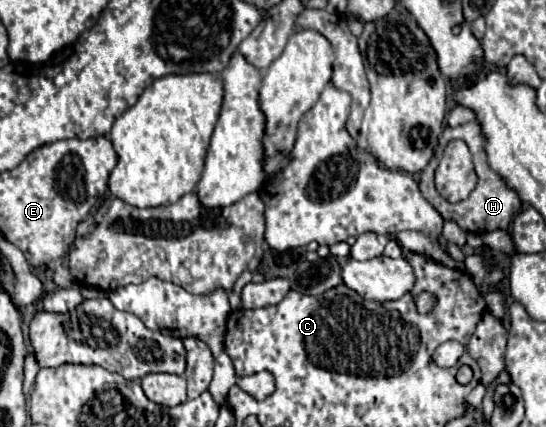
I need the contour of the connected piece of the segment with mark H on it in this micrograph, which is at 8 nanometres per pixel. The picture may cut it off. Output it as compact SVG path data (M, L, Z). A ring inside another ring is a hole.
M468 122L468 124L462 124L462 126L458 126L458 128L450 128L450 126L444 128L434 158L430 160L430 164L428 164L428 166L422 170L422 174L420 174L420 192L422 192L422 196L442 214L444 220L454 220L464 232L484 234L484 232L498 230L498 228L504 228L504 230L506 230L506 228L510 226L512 218L522 210L522 202L520 202L518 194L516 194L514 190L510 190L510 188L502 182L502 178L500 178L496 172L492 172L490 166L488 166L488 162L486 162L486 152L484 152L484 136L482 136L482 132L480 132L478 122ZM456 138L464 140L464 142L468 144L470 152L472 152L474 168L476 168L476 174L478 174L478 184L476 184L474 192L472 192L466 200L462 200L462 202L458 202L458 204L452 206L450 202L446 202L446 200L436 192L436 188L432 188L432 180L434 180L434 170L436 170L436 166L438 166L438 162L440 162L444 144L448 144L450 140L456 140Z

